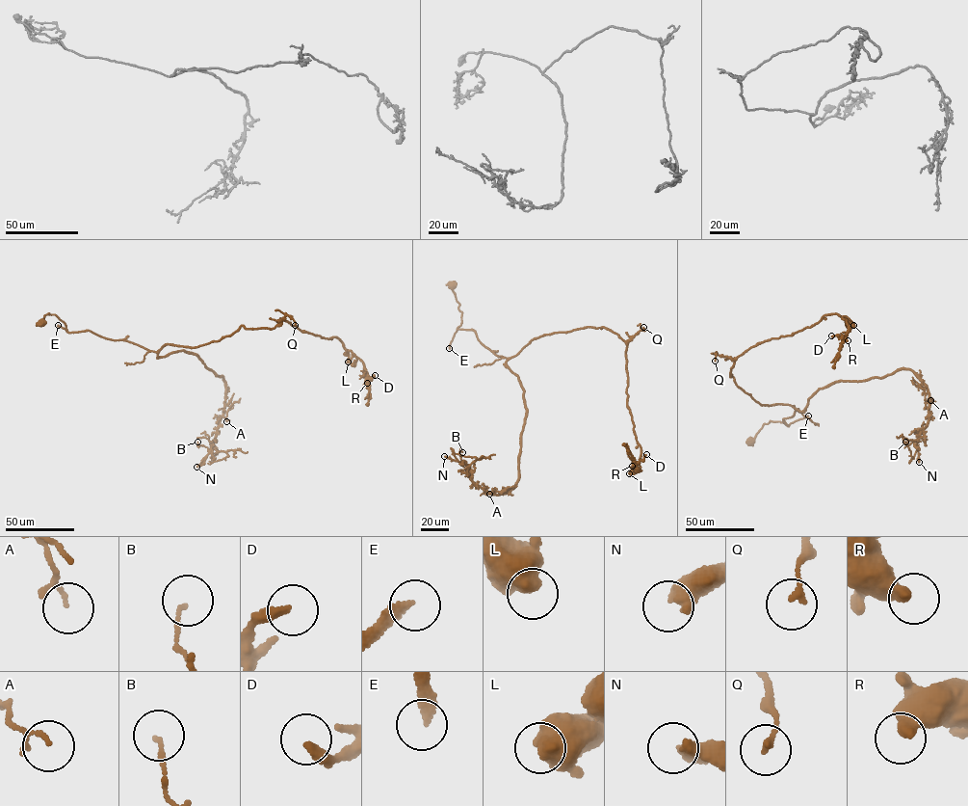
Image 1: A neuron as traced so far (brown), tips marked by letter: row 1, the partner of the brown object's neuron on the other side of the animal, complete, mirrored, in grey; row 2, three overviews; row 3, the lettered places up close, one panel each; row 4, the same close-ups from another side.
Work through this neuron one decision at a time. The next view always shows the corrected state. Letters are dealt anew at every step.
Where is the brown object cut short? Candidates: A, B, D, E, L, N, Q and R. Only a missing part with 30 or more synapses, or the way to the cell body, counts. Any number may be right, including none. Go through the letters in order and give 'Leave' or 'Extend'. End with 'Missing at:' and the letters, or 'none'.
A: Leave
B: Leave
D: Leave
E: Extend
L: Leave
N: Extend
Q: Leave
R: Leave
Missing at: E, N

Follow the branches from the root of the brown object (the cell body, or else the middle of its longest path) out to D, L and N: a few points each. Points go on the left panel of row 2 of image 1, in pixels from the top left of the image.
D: (42, 324), (54, 314), (68, 333), (155, 352), (281, 318), (336, 336), (375, 375)
L: (42, 324), (54, 314), (68, 333), (155, 352), (281, 318), (340, 339), (348, 362)
N: (42, 324), (48, 313), (68, 333), (127, 340), (160, 358), (186, 351), (223, 377), (222, 416), (196, 467)

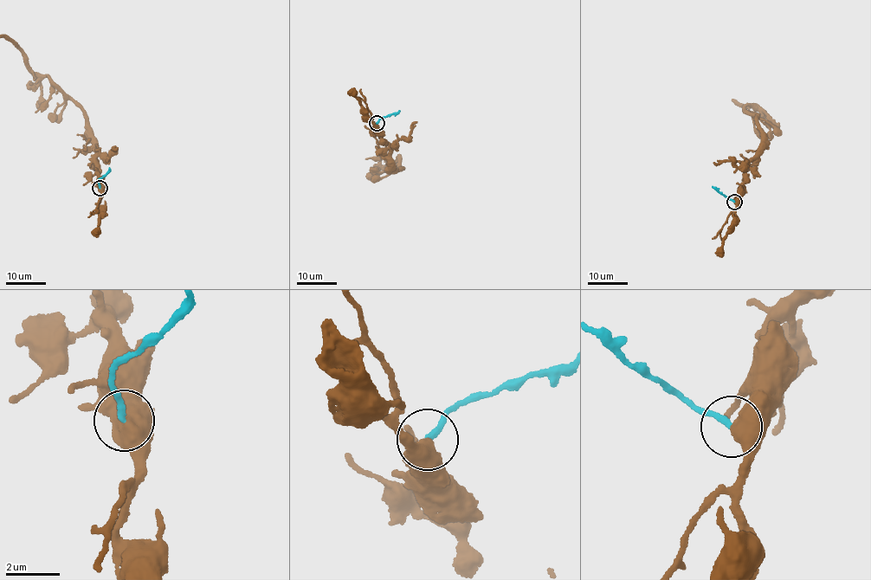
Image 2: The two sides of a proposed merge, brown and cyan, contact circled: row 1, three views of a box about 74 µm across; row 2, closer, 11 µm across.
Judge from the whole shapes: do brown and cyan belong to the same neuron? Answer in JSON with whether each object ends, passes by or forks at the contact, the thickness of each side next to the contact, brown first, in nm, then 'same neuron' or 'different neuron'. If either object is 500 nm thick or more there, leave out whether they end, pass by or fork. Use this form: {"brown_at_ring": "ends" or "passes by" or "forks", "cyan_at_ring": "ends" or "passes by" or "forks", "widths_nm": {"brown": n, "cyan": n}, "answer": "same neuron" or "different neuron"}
{"widths_nm": {"brown": 650, "cyan": 220}, "answer": "same neuron"}

